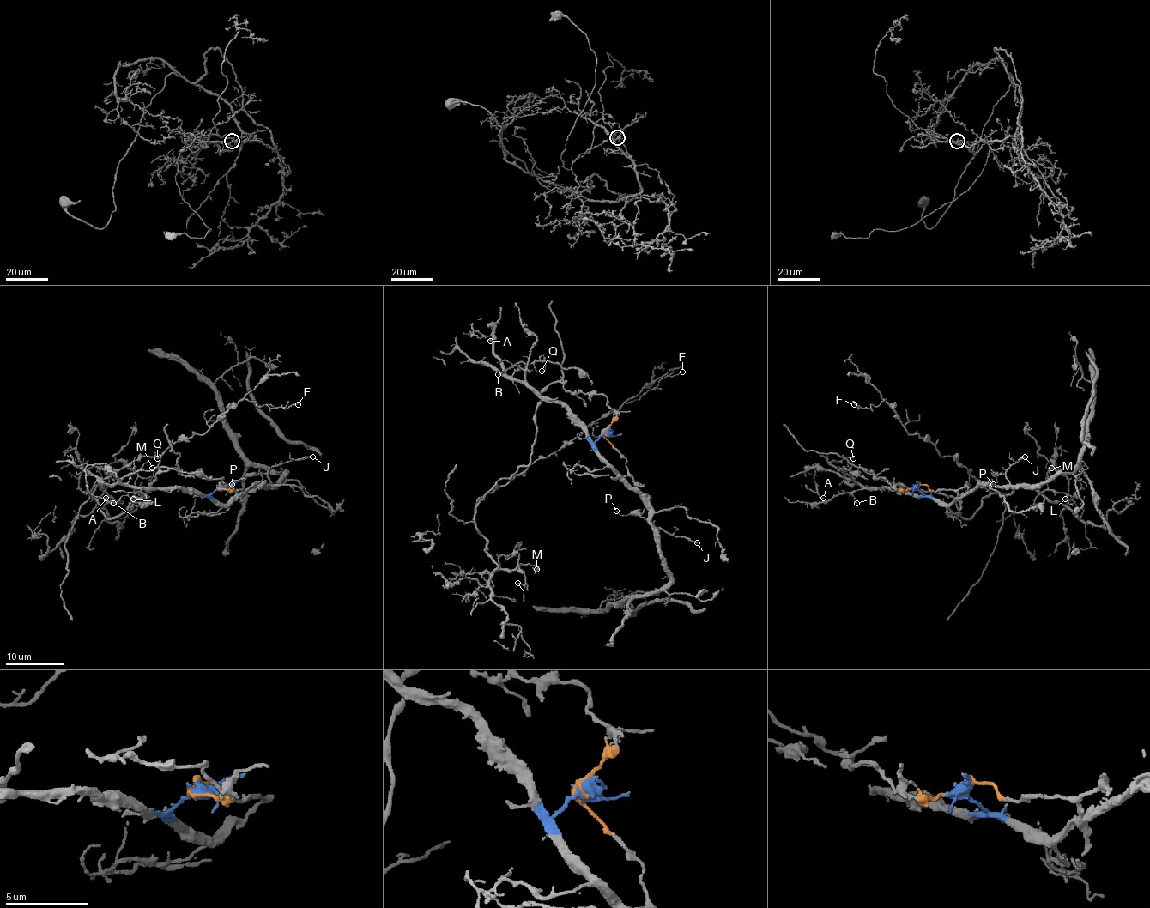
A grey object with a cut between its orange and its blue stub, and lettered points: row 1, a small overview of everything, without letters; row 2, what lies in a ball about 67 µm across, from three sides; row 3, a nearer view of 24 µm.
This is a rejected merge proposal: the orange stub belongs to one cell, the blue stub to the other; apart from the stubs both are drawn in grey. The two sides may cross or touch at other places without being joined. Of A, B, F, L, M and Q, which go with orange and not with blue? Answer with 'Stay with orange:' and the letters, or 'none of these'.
Stay with orange: F, L, M

